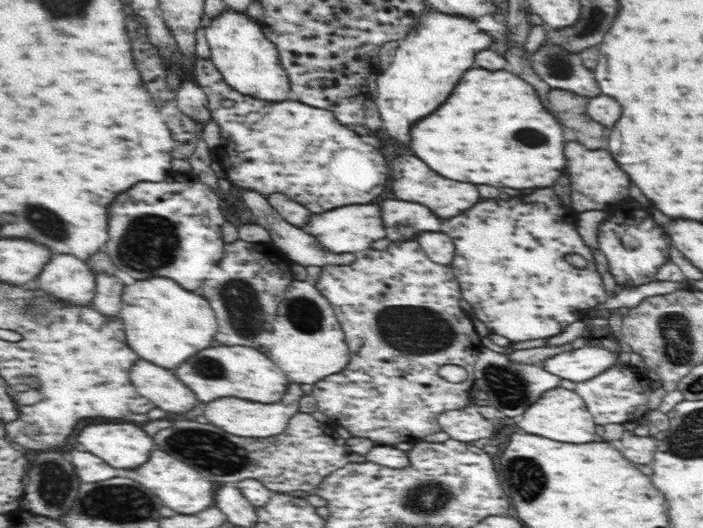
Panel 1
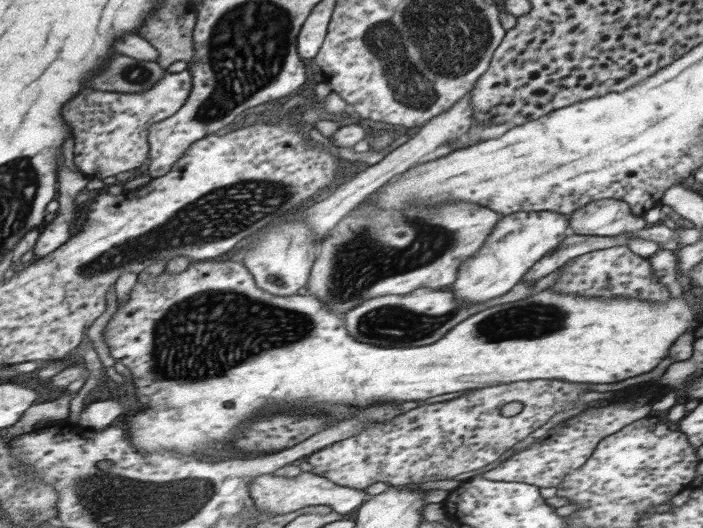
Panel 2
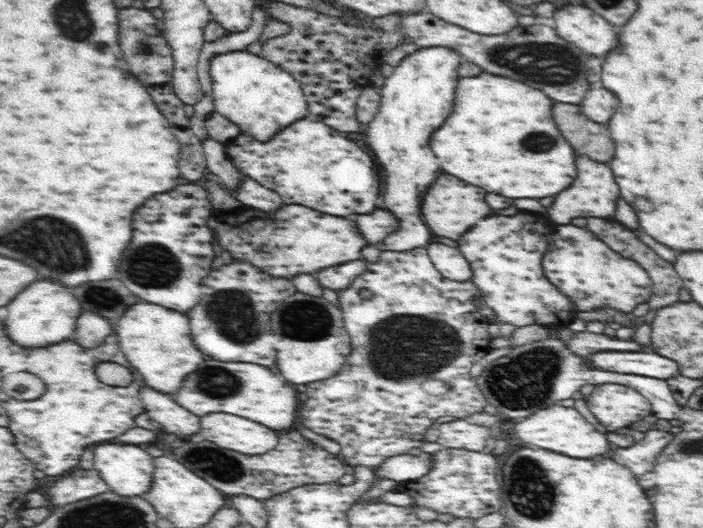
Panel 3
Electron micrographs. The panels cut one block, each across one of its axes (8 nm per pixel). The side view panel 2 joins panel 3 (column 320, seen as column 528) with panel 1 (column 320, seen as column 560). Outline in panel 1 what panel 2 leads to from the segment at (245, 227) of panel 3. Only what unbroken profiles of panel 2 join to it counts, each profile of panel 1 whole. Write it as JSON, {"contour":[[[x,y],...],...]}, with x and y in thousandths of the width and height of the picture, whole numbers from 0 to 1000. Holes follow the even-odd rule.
{"contour":[[[501,386],[486,390],[478,398],[469,398],[464,405],[450,405],[441,413],[441,424],[432,428],[432,436],[444,447],[450,447],[458,466],[467,473],[475,473],[481,481],[486,477],[509,477],[529,466],[529,458],[549,447],[549,436],[543,428],[543,398],[535,386]]]}

